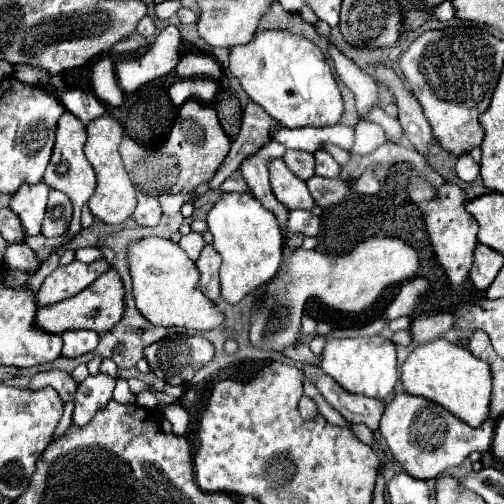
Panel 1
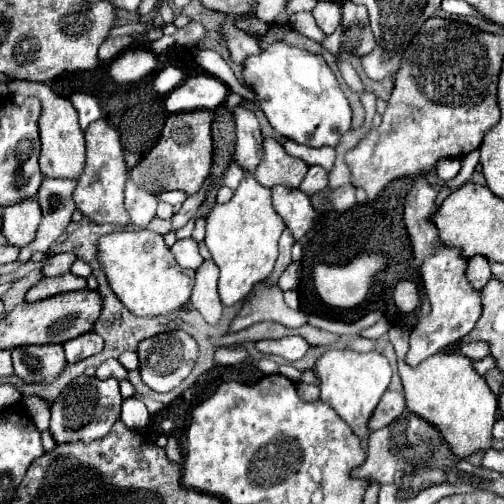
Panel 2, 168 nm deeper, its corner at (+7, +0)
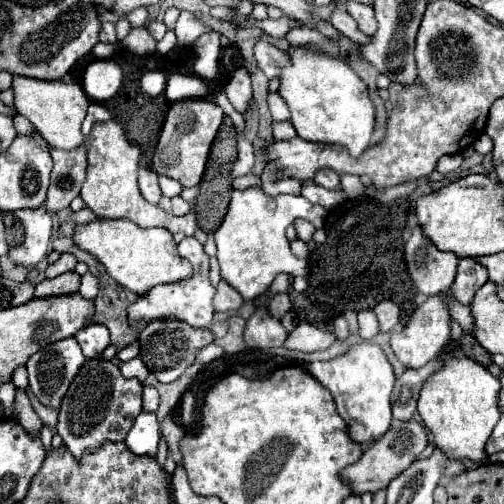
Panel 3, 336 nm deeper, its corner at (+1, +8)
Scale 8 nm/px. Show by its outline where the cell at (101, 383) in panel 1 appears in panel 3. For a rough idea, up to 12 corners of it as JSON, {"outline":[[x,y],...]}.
{"outline":[[88,360],[70,382],[56,432],[78,458],[126,438],[142,384]]}

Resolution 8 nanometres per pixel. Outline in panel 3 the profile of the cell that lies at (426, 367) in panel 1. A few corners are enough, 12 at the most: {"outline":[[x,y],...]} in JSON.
{"outline":[[442,354],[418,414],[450,458],[486,462],[500,380]]}

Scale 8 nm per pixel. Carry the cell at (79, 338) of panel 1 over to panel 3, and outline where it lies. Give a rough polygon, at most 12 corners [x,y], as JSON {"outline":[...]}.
{"outline":[[90,324],[76,334],[86,358],[110,344],[106,326]]}

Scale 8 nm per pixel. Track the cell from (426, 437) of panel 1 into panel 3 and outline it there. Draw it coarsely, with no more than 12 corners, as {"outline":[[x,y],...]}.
{"outline":[[416,420],[392,426],[344,468],[354,492],[386,488],[430,444]]}

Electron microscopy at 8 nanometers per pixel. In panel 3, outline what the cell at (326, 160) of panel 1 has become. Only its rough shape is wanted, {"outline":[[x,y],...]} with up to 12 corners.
{"outline":[[322,168],[314,182],[330,188],[340,188],[338,174],[332,168]]}

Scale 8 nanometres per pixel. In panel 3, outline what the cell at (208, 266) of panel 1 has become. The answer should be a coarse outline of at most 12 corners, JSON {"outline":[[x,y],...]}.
{"outline":[[224,280],[216,286],[214,310],[242,306],[242,296]]}

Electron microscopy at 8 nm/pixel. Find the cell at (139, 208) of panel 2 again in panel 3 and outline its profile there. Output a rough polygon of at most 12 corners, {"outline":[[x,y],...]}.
{"outline":[[140,168],[140,194],[150,204],[158,204],[162,192],[158,176]]}

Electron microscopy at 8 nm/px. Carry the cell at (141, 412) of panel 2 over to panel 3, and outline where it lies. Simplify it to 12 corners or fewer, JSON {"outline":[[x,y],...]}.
{"outline":[[142,410],[126,436],[136,454],[156,454],[156,412]]}

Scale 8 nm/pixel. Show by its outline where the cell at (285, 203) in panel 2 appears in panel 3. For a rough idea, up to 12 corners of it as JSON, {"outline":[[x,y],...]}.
{"outline":[[294,220],[302,242],[310,242],[314,226],[308,220]]}

